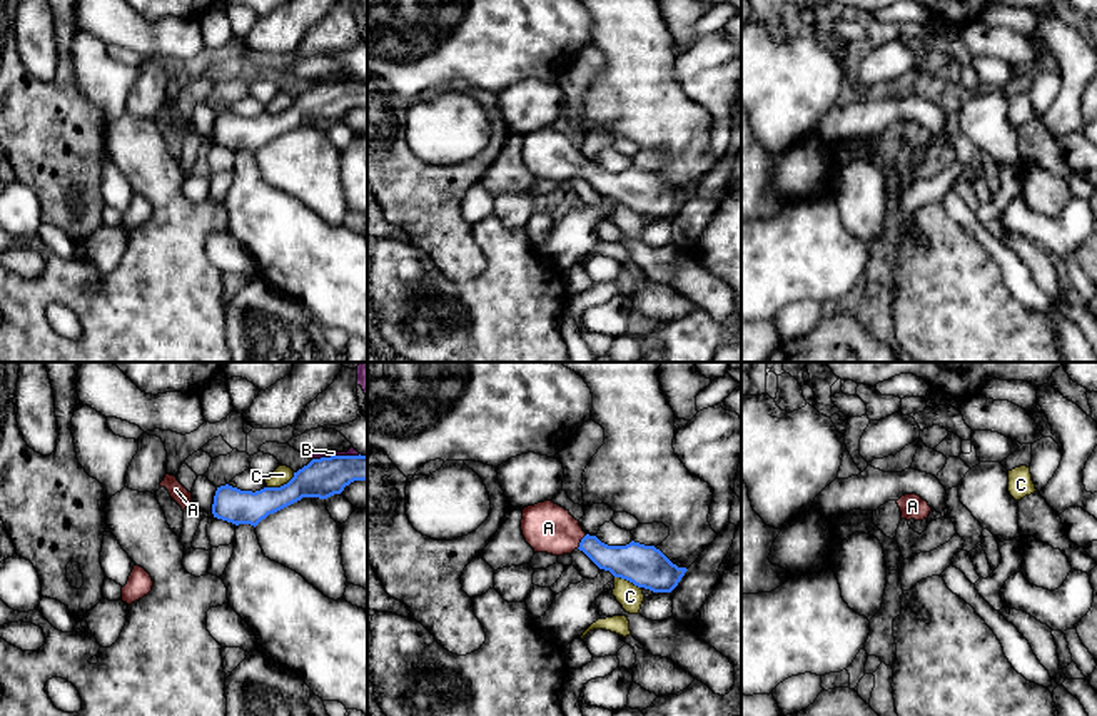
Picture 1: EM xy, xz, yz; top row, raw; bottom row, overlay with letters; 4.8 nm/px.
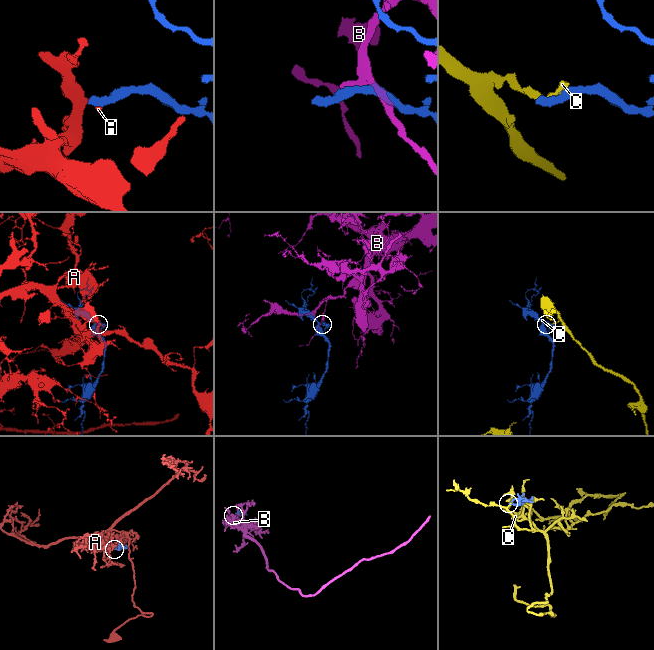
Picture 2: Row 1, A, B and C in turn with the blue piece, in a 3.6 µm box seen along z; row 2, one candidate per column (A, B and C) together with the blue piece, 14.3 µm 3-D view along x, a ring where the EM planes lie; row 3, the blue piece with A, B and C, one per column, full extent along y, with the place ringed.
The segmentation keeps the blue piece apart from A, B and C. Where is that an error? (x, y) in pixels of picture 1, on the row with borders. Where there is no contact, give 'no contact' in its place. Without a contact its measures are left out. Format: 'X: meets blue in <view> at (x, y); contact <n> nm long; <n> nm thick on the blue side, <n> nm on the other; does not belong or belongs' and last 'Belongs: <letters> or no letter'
A: meets blue in xz at (581, 541); contact 90 nm long; 160 nm thick on the blue side, 240 nm on the other; belongs
B: meets blue in xy at (336, 456); contact 240 nm long; 190 nm thick on the blue side, 40 nm on the other; does not belong
C: meets blue in xy at (281, 486); contact 150 nm long; 190 nm thick on the blue side, 90 nm on the other; does not belong
Belongs: A

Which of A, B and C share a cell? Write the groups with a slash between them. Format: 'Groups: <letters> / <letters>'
Groups: A / B / C

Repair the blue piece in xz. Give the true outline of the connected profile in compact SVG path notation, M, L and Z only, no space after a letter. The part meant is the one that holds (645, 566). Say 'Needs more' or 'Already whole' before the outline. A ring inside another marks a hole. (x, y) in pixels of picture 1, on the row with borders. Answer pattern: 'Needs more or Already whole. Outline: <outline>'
Needs more. Outline: M553 501L524 507L521 531L534 552L563 556L579 549L599 569L653 592L671 592L688 571L673 564L655 546L634 541L626 546L601 542L596 536L586 534L579 521Z

